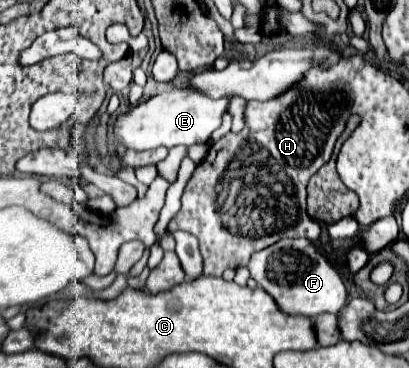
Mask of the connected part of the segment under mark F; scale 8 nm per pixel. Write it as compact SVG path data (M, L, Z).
M282 239L274 245L254 253L250 257L248 271L250 271L250 277L258 283L258 287L268 291L272 295L272 299L276 301L276 305L280 307L280 311L284 311L288 315L316 317L320 313L338 313L346 303L346 287L344 287L338 271L308 239Z

